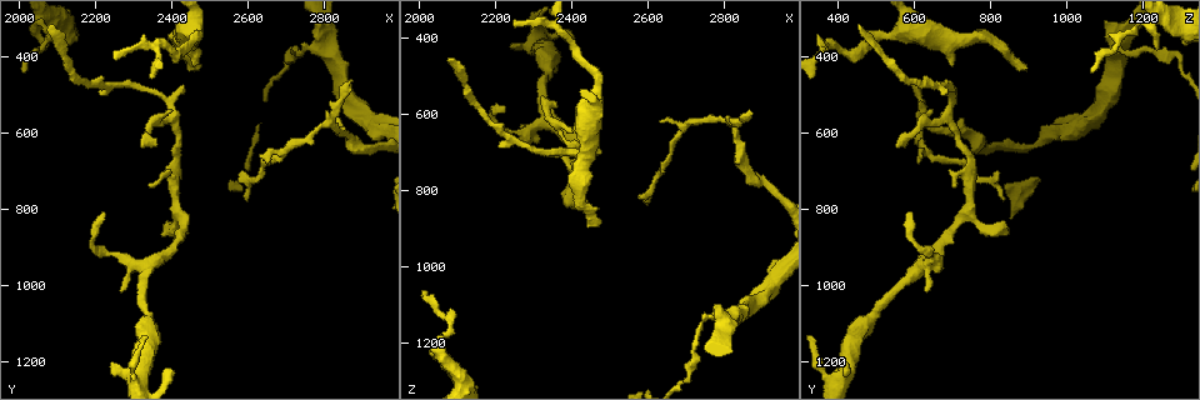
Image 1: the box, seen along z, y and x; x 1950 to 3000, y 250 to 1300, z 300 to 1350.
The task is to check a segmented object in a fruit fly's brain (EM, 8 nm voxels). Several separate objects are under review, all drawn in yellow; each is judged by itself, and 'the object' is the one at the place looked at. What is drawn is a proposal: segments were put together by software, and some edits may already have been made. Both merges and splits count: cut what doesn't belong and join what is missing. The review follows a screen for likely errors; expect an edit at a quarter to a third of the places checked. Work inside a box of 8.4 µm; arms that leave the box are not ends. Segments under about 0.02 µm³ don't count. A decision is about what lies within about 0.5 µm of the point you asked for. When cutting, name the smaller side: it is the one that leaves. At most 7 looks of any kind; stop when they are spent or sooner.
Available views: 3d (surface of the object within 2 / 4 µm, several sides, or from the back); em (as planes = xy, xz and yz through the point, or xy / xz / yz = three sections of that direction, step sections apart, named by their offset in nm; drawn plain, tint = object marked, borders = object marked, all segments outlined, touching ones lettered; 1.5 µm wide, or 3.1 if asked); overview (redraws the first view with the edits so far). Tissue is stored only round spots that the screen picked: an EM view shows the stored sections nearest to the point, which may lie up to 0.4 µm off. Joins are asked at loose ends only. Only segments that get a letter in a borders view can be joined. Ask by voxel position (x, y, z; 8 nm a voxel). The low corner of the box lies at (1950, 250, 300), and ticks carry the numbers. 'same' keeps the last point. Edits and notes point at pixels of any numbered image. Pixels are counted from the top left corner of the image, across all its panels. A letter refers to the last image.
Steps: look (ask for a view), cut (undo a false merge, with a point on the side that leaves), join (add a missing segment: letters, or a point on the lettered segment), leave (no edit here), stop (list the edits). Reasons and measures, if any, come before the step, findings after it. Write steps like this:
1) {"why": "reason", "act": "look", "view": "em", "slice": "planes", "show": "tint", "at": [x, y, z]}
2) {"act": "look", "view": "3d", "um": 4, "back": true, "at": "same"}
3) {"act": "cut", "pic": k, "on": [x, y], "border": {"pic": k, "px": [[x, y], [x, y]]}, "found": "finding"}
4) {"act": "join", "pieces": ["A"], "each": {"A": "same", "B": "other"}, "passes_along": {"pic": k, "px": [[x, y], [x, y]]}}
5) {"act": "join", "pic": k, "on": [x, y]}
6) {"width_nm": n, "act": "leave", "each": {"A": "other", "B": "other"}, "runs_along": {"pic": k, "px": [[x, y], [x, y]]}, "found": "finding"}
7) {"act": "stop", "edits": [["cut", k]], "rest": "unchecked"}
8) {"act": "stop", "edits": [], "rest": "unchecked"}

{"why": "free end", "act": "look", "view": "3d", "um": 2, "at": [2440, 440, 895]}

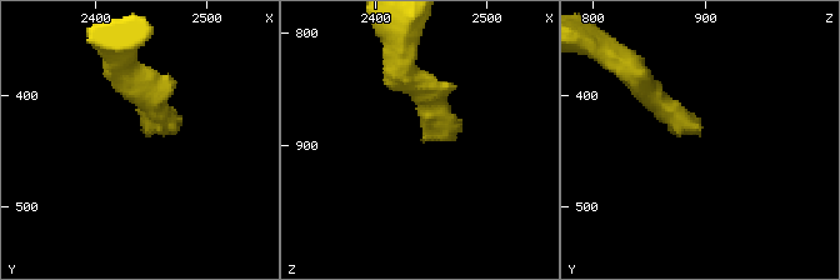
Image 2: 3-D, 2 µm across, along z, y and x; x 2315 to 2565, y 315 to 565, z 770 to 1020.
{"why": "shape alone is not enough", "act": "look", "view": "em", "slice": "xy", "step": 8, "show": "tint", "at": [2444, 432, 898]}

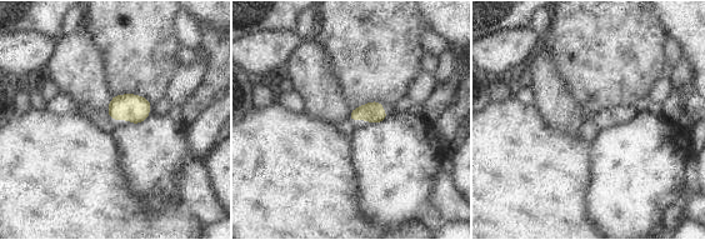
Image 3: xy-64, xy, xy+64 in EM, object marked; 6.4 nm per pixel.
{"why": "another direction", "act": "look", "view": "em", "slice": "yz", "step": 4, "show": "borders", "at": "same"}

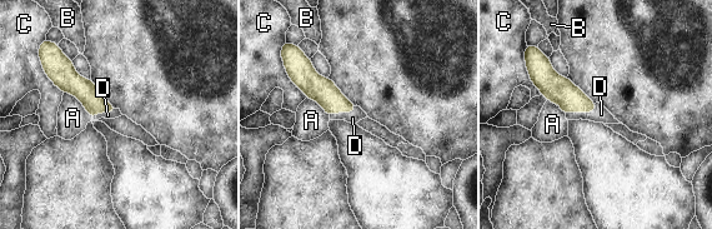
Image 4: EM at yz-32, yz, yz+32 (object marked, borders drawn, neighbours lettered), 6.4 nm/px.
{"width_nm": 120, "act": "join", "pieces": ["D"], "each": {"A": "other", "B": "other", "C": "other", "D": "same"}, "passes_along": {"pic": 4, "px": [[557, 89], [582, 111], [601, 114]]}, "found": "the neuron continues"}

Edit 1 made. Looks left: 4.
{"why": "an open end", "act": "look", "view": "3d", "um": 2, "at": [2265, 1015, 635]}

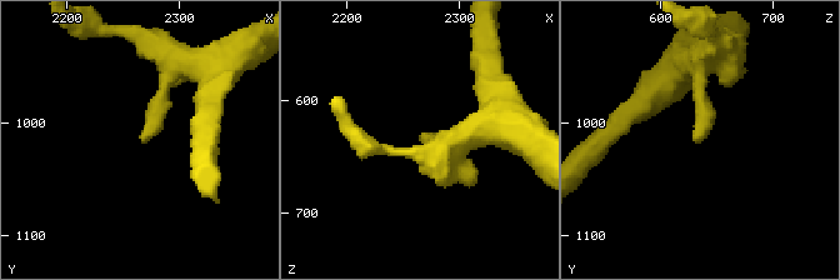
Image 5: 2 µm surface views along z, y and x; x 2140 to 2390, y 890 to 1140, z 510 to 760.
{"act": "look", "view": "em", "slice": "yz", "step": 4, "show": "tint", "at": [2272, 1014, 638]}

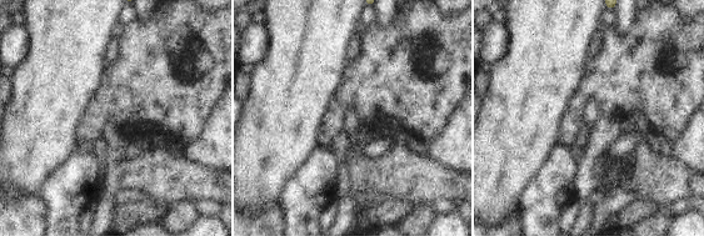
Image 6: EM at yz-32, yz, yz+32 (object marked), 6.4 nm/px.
{"why": "cut it another way", "act": "look", "view": "em", "slice": "planes", "show": "borders", "at": "same"}

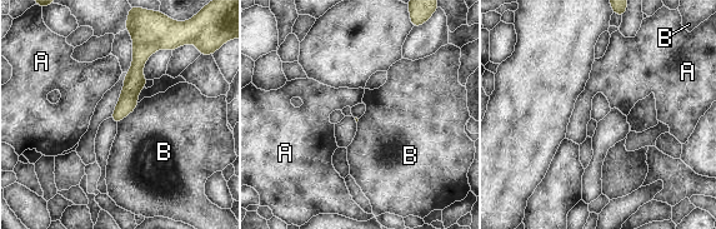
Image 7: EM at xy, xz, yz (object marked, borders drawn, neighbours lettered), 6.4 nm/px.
{"longest_contact_nm": ["B", 190], "act": "leave", "each": {"A": "other", "B": "other"}, "runs_along": {"pic": 7, "px": [[143, 48], [128, 103], [116, 119]]}, "found": "none of them fits"}

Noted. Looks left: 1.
{"act": "stop", "edits": [["join", 4]], "rest": "unchecked"}

